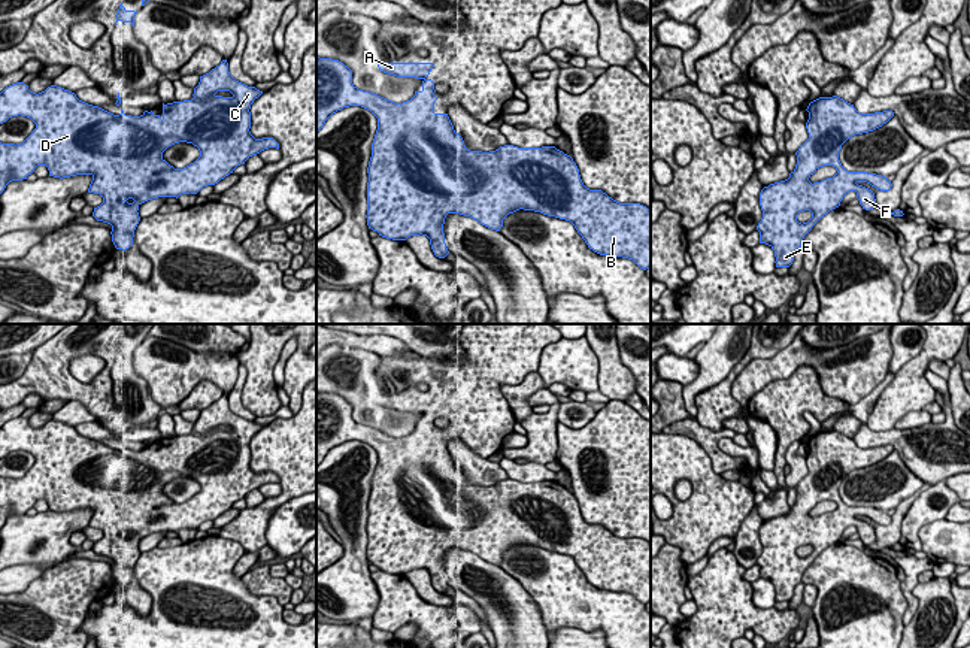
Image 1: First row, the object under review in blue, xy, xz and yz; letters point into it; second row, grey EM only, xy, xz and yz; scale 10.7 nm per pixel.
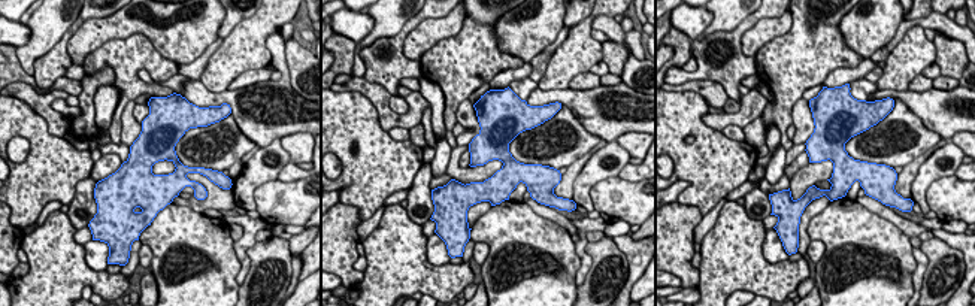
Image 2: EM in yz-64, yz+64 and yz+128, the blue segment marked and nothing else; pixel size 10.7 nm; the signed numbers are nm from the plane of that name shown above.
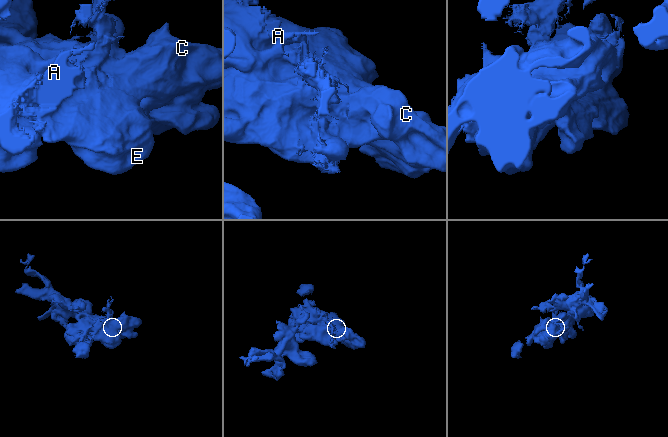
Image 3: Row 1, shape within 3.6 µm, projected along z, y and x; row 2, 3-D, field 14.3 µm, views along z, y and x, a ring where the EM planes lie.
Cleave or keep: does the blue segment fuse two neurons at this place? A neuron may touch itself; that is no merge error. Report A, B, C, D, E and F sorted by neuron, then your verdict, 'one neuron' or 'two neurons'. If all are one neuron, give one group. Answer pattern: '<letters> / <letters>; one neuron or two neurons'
A B C D E F; one neuron

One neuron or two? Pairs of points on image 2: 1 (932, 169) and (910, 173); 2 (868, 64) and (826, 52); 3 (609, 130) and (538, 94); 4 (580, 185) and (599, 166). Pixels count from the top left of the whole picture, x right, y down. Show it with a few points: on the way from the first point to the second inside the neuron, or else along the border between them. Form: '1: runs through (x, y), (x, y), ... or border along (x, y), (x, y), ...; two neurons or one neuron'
1: border along (941, 147), (920, 166), (911, 184), (910, 197); two neurons
2: border along (865, 58), (853, 67), (836, 67), (827, 76); two neurons
3: runs through (592, 112), (578, 100), (556, 96); one neuron
4: runs through (584, 181), (595, 170); one neuron

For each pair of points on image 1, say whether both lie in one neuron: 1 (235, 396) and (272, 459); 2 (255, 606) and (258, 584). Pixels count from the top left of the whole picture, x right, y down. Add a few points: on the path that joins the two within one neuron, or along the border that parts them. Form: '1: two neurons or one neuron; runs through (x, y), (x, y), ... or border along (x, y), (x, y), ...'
1: two neurons; border along (226, 396), (227, 405), (236, 414), (254, 421)
2: two neurons; border along (241, 578), (254, 594), (272, 594), (282, 606)

